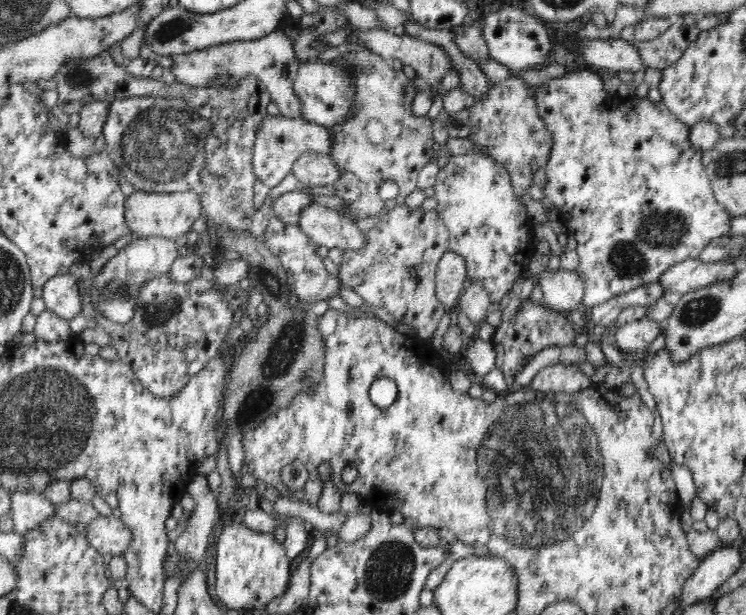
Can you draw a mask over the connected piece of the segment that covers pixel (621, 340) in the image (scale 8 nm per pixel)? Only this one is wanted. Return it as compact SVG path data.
M648 317L618 326L614 336L615 346L622 352L637 355L646 350L658 334L661 323Z

